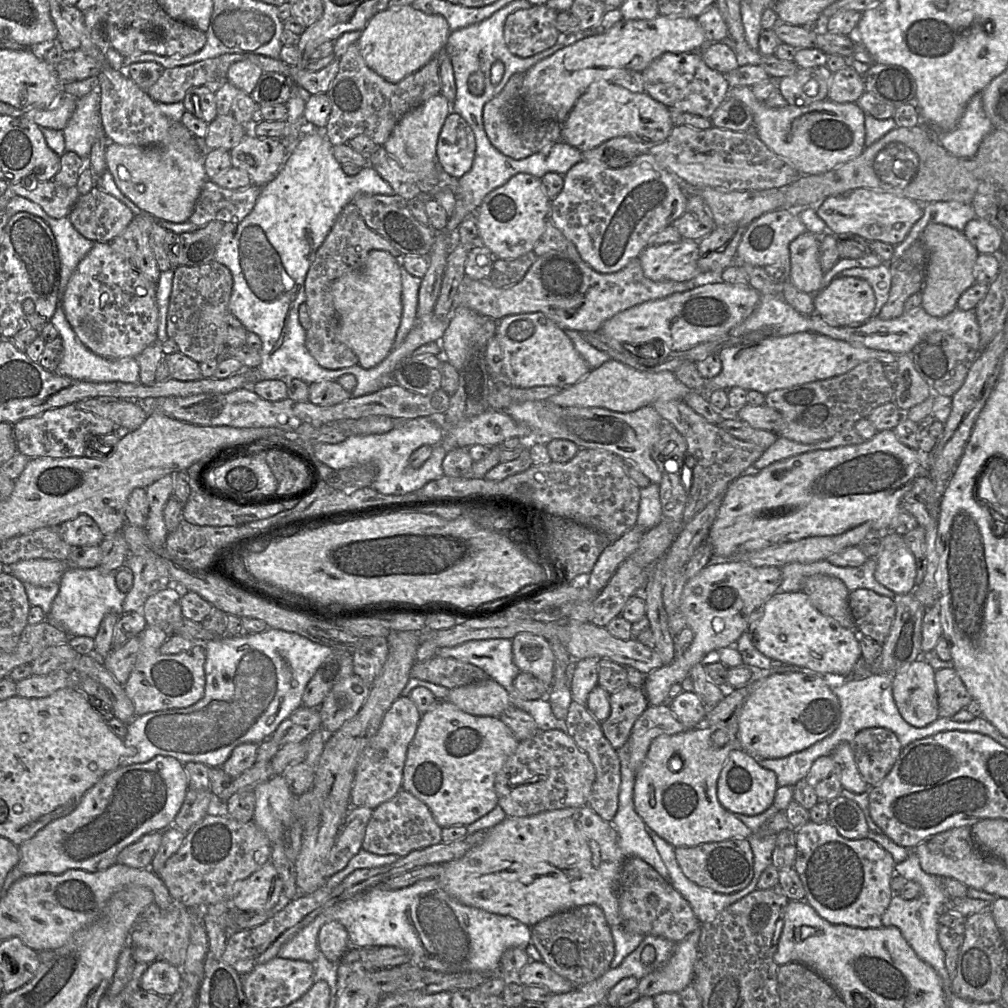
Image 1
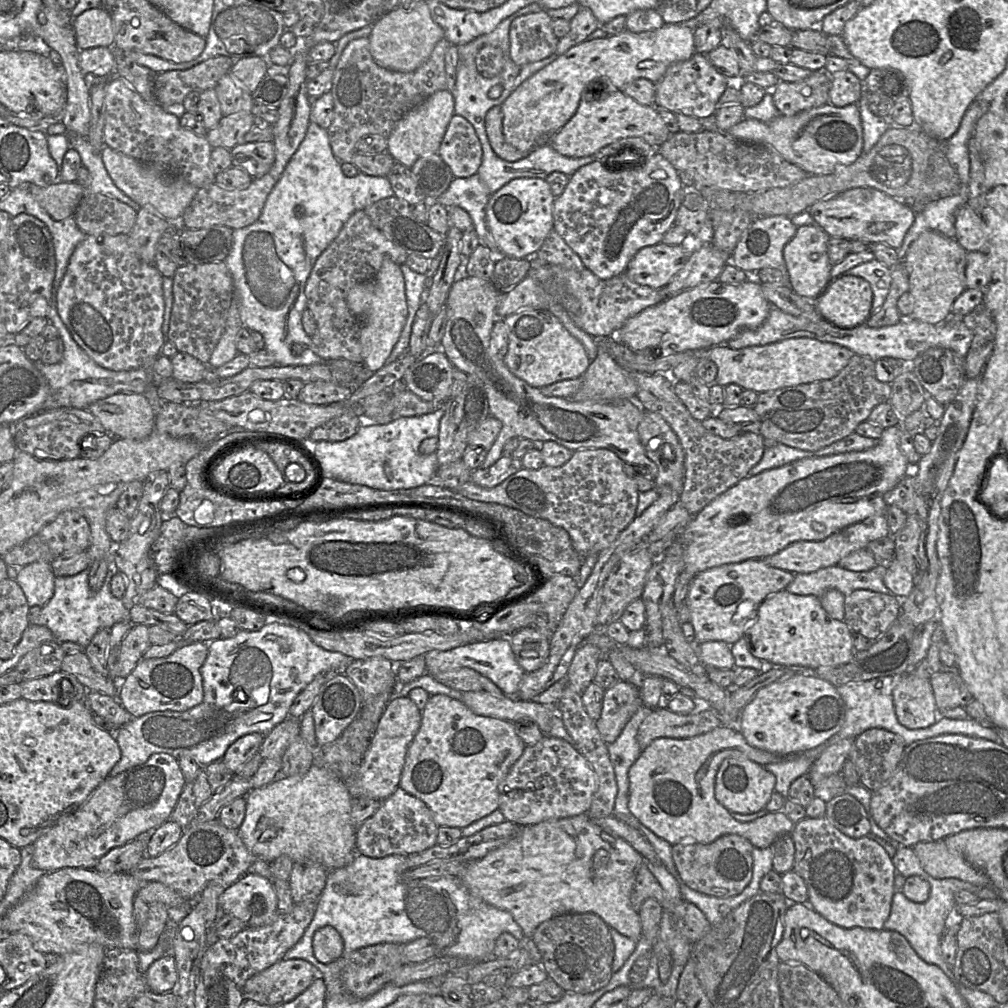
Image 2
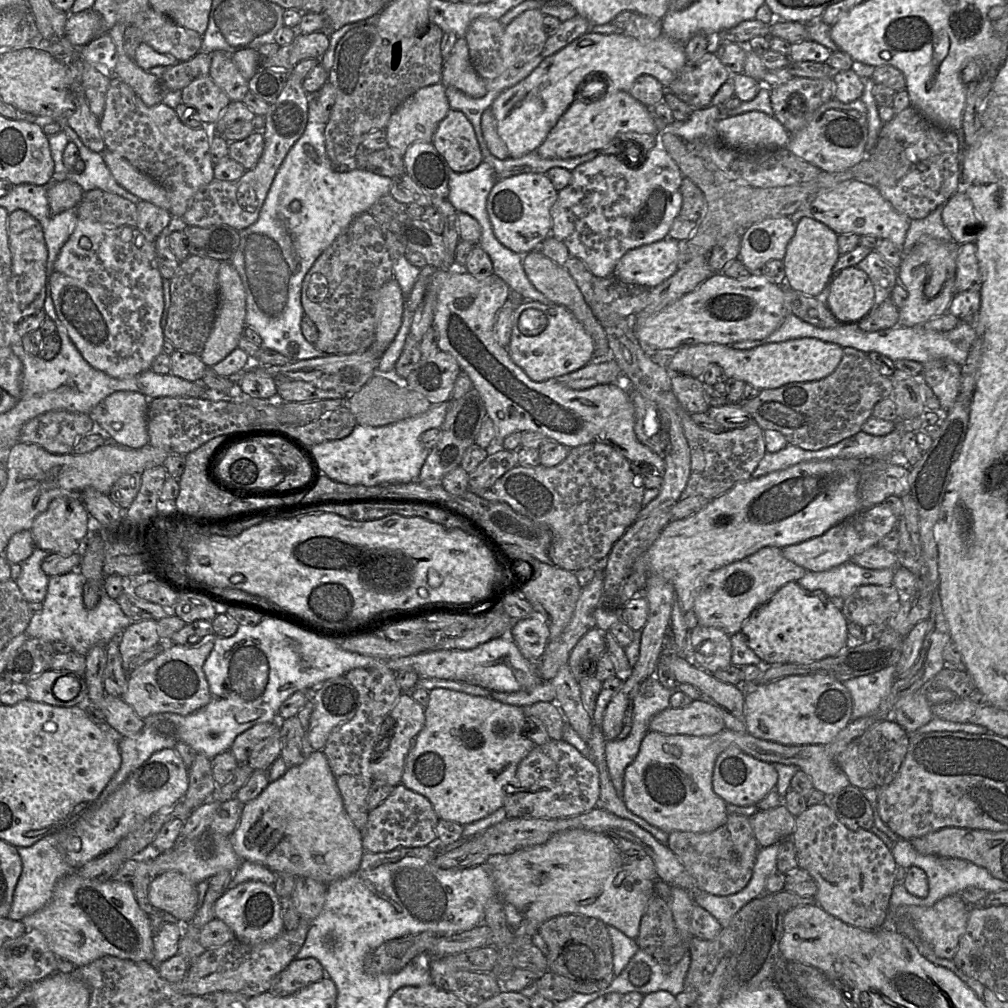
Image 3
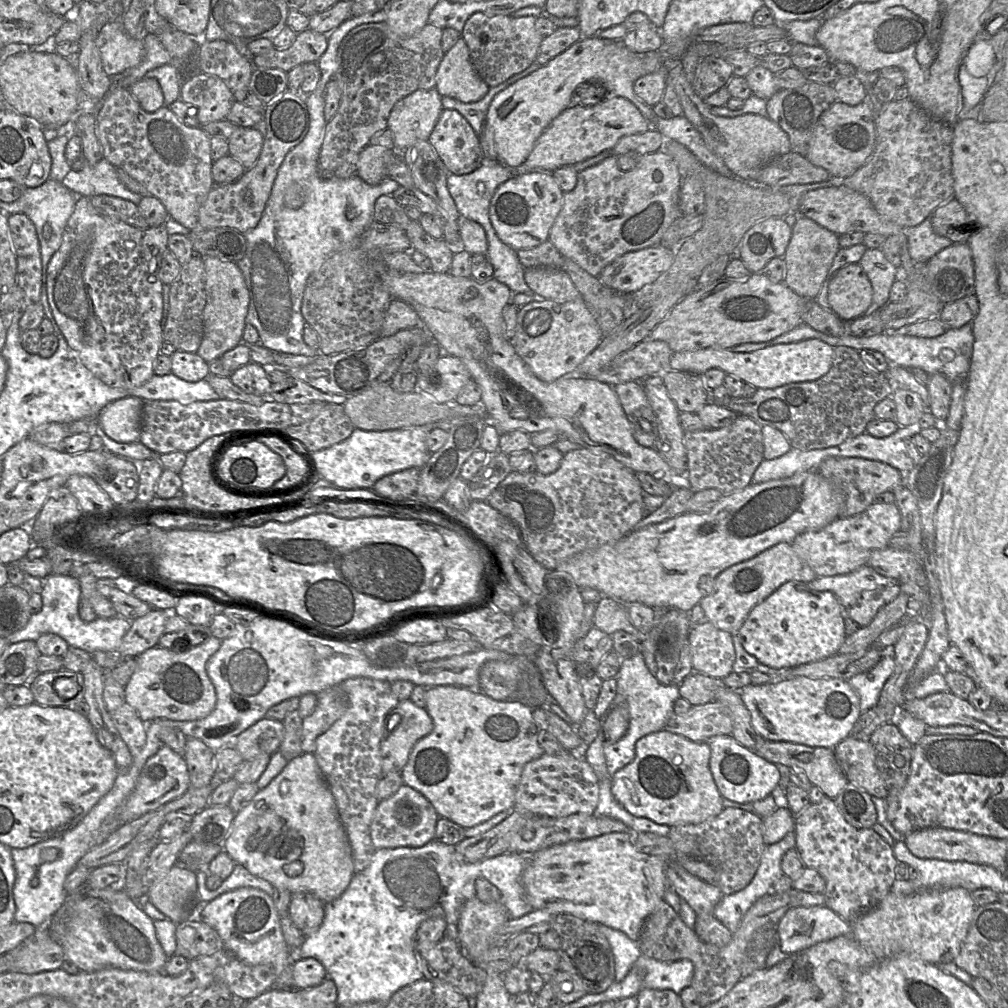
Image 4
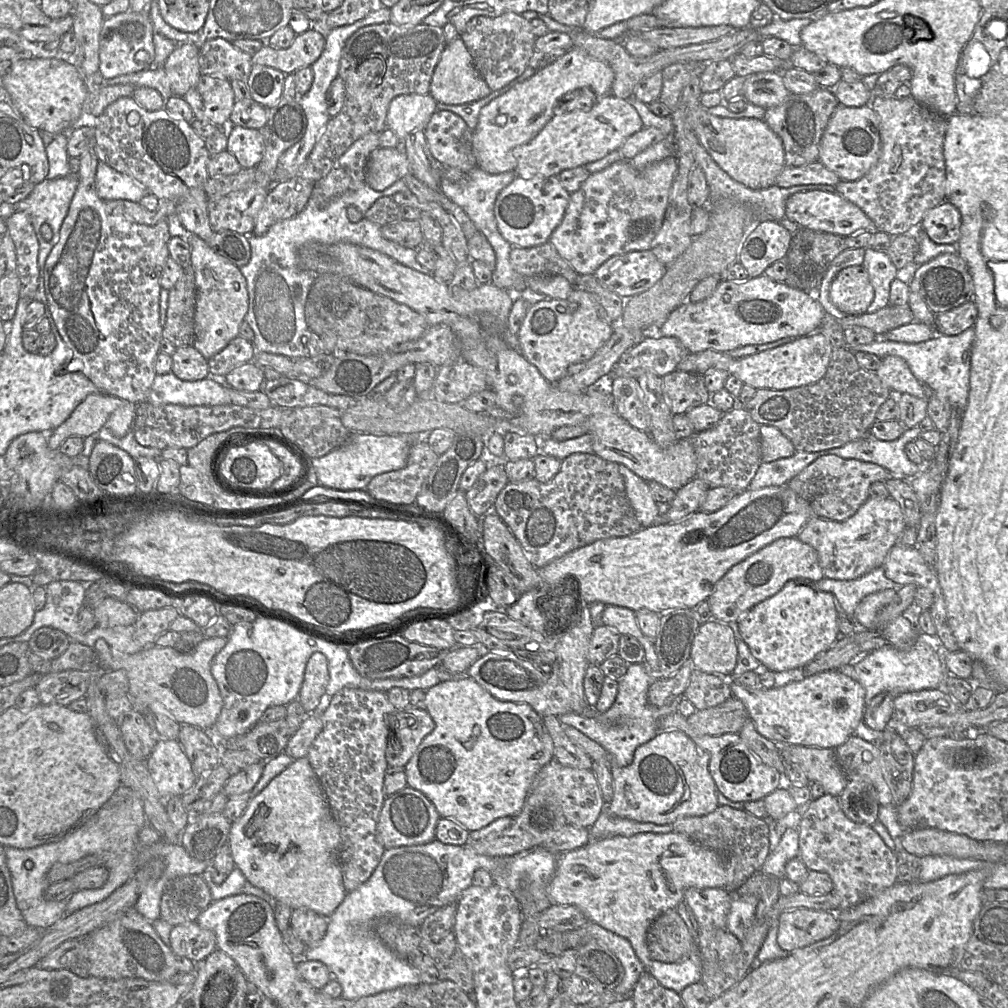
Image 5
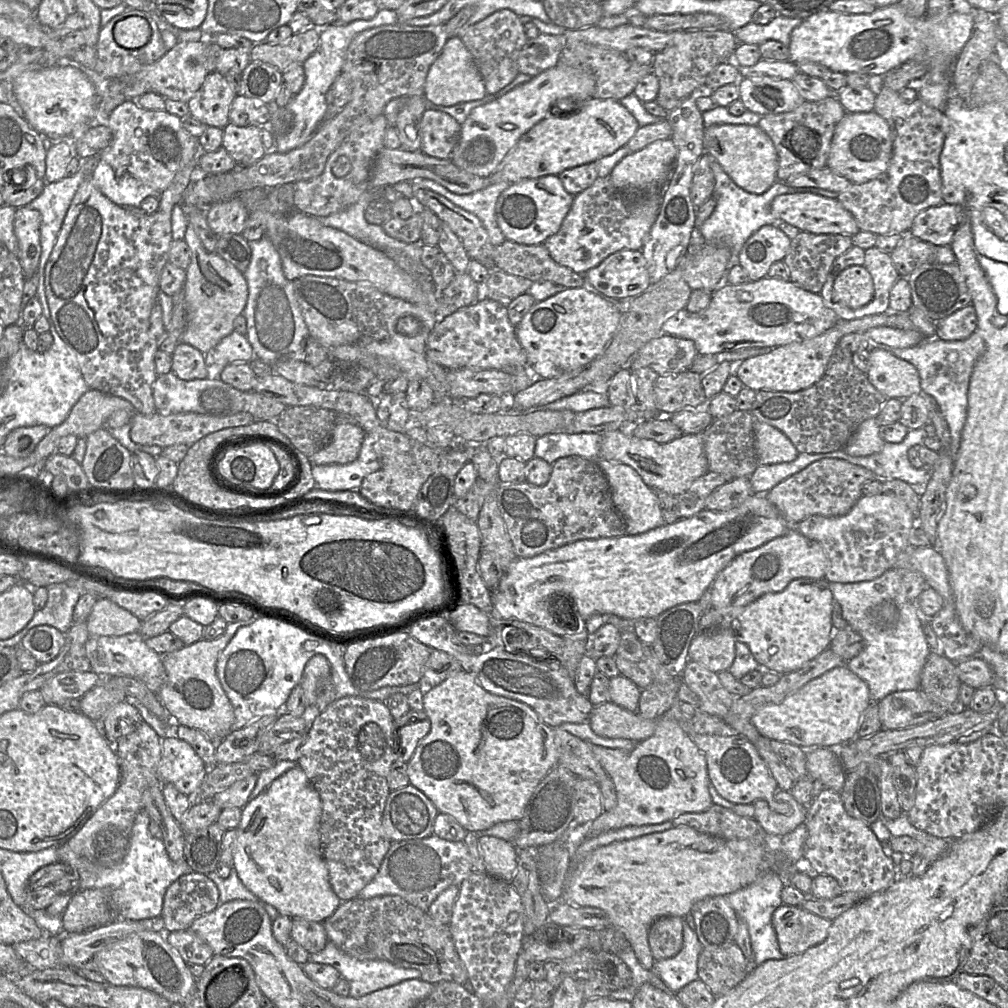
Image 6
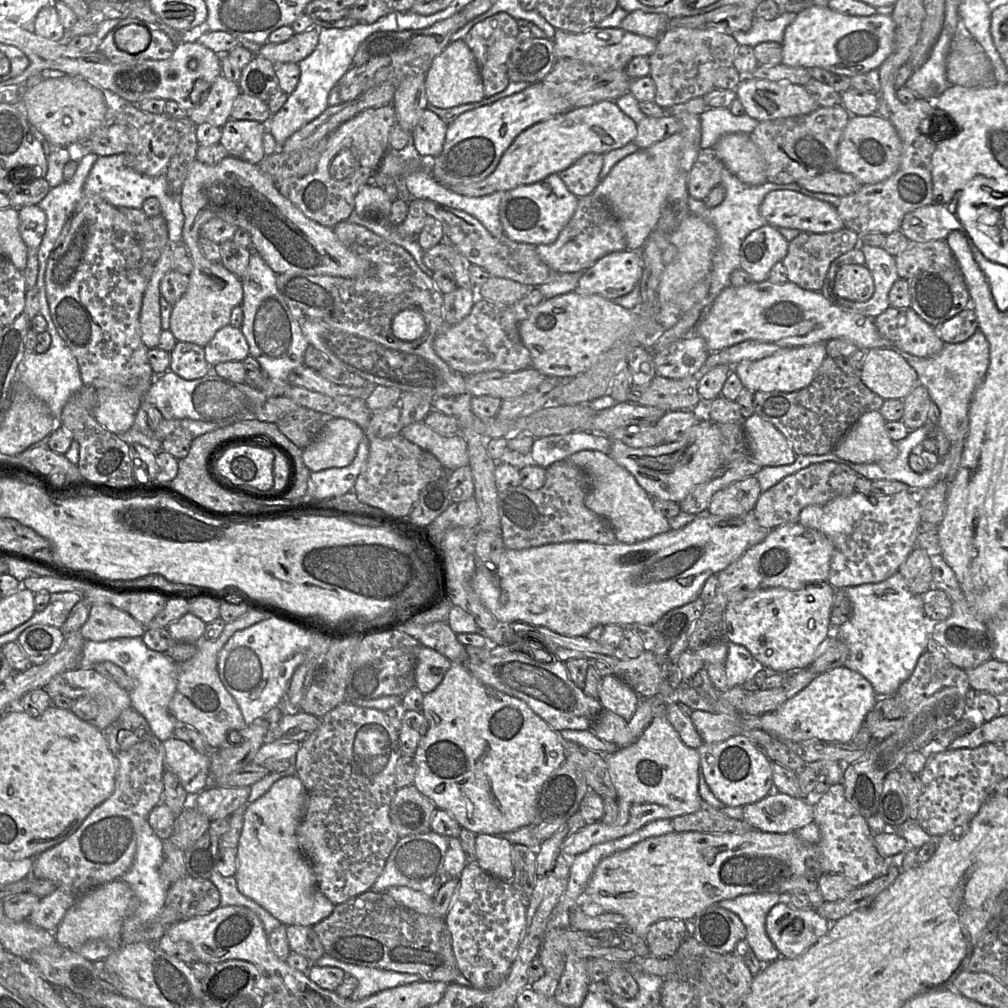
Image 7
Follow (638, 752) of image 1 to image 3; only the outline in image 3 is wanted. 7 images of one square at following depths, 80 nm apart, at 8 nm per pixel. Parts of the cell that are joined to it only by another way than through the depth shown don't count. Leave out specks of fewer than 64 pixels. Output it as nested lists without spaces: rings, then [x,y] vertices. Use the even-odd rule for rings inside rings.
[[[693,700],[684,708],[668,707],[649,722],[649,731],[670,735],[710,736],[725,729],[725,722],[716,707]]]

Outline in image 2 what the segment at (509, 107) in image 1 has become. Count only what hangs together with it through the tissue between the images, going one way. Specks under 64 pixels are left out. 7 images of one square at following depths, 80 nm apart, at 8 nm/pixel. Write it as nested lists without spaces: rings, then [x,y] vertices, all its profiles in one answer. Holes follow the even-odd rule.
[[[490,104],[485,108],[483,125],[493,151],[500,158],[507,161],[517,161],[526,156],[526,152],[518,150],[505,140],[501,104]]]

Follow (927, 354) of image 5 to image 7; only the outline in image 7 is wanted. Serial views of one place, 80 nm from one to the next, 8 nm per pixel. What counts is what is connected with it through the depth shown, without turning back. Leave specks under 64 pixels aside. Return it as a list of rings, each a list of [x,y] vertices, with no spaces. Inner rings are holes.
[[[977,330],[969,339],[961,343],[944,343],[940,353],[928,358],[920,358],[905,352],[899,352],[916,371],[919,384],[929,393],[931,400],[938,406],[940,416],[938,426],[950,440],[950,468],[946,477],[951,483],[958,471],[964,444],[969,430],[969,407],[976,388],[984,379],[990,363],[989,343]]]

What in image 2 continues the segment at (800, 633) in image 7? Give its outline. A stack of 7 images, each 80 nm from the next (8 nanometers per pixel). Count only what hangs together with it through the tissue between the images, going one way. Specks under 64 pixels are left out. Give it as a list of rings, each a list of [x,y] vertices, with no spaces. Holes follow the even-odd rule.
[[[781,590],[768,595],[759,605],[756,619],[748,626],[743,638],[749,651],[774,664],[809,668],[839,666],[854,656],[853,633],[844,620],[831,617],[815,595],[798,595]]]

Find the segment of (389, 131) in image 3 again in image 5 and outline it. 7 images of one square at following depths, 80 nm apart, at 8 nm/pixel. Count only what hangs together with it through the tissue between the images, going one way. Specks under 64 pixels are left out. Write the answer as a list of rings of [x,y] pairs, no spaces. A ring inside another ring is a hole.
[[[402,94],[389,104],[386,128],[391,129],[400,141],[413,130],[423,130],[437,111],[437,101],[428,94]]]

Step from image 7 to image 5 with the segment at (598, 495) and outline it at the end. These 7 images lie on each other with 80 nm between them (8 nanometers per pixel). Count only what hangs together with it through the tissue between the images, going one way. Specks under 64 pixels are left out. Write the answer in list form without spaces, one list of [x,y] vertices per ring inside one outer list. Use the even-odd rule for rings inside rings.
[[[619,464],[618,468],[624,479],[627,497],[641,528],[647,528],[658,523],[660,512],[647,482],[625,465]]]

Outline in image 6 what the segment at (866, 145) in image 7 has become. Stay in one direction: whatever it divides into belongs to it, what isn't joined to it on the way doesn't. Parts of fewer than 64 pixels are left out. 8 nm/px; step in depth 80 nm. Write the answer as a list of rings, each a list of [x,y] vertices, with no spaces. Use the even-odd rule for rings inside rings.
[[[874,110],[846,113],[837,124],[832,137],[827,166],[859,184],[877,178],[889,166],[893,151],[893,139],[888,123]]]

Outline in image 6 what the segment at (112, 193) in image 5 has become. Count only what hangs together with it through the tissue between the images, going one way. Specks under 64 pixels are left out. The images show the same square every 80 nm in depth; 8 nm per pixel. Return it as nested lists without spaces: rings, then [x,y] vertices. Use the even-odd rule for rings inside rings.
[[[98,159],[91,180],[95,187],[110,201],[121,207],[140,207],[148,196],[160,198],[161,192],[130,176],[117,176],[114,169]]]

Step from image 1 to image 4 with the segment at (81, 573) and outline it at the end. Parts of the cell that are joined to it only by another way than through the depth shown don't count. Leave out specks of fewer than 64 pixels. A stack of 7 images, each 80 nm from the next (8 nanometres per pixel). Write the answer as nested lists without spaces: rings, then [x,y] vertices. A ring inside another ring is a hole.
[[[50,574],[43,579],[41,596],[42,609],[31,615],[23,629],[12,632],[6,637],[10,643],[24,640],[36,641],[42,634],[54,633],[65,639],[70,646],[88,653],[94,653],[97,650],[119,652],[122,639],[131,628],[132,621],[121,616],[109,619],[97,617],[91,622],[83,621],[78,612],[81,600],[81,586],[78,578],[70,575]]]

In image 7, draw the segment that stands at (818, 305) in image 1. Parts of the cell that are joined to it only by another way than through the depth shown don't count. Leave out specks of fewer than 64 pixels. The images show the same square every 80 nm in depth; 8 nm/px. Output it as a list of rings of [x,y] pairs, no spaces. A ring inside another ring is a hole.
[[[847,264],[837,272],[835,292],[853,302],[866,302],[874,294],[874,279],[865,265]]]

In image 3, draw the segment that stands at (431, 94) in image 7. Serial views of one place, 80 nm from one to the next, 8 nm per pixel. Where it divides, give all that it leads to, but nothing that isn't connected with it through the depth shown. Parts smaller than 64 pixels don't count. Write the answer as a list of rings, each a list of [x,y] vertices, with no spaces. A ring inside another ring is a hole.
[[[458,38],[447,60],[444,61],[441,83],[453,86],[472,98],[486,94],[485,79],[480,77],[470,62],[467,42]]]

